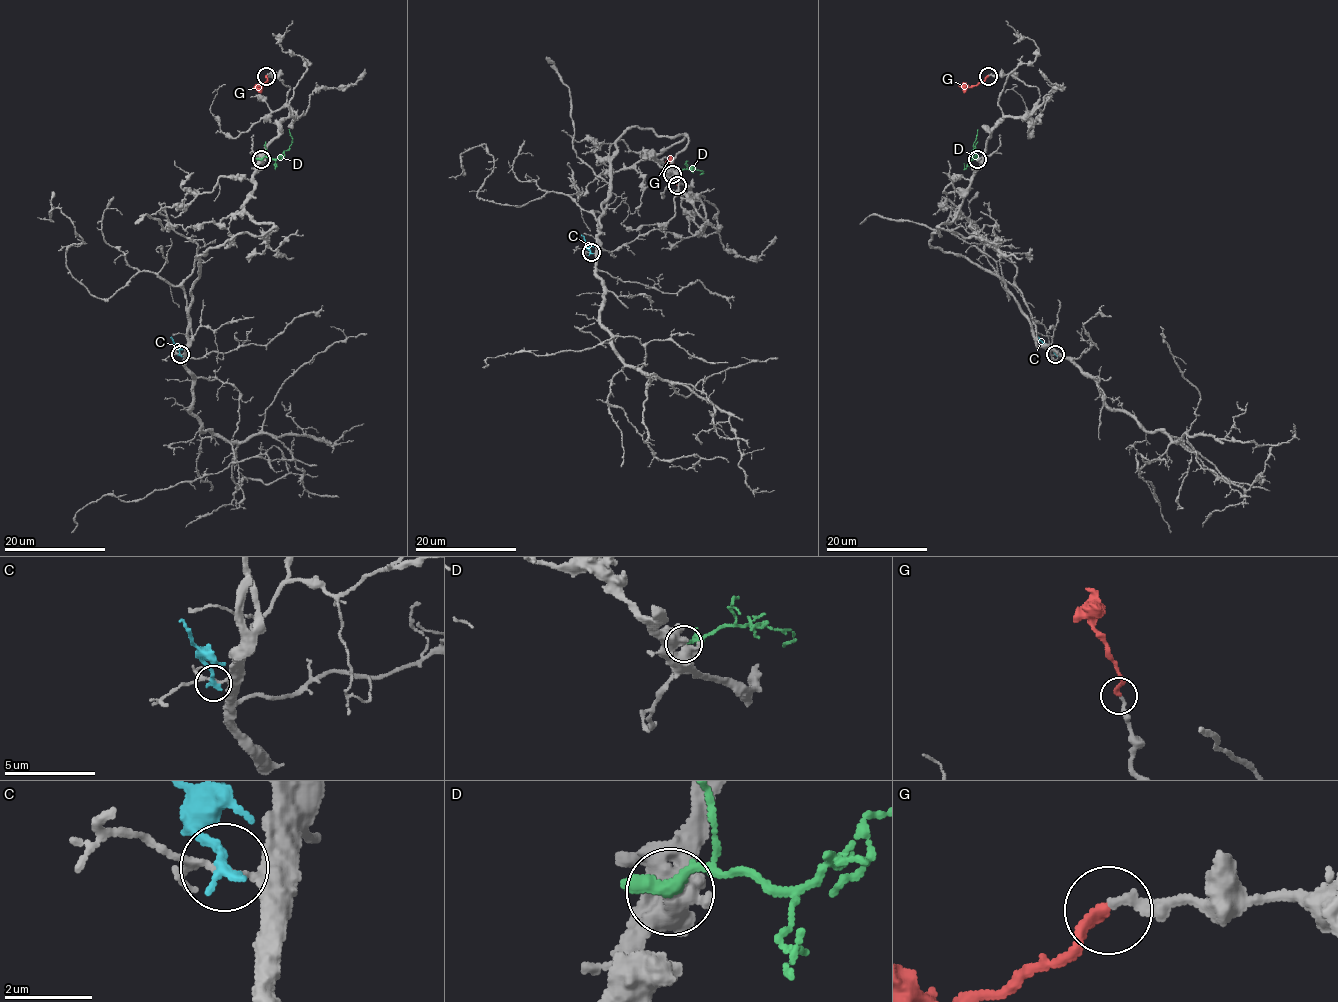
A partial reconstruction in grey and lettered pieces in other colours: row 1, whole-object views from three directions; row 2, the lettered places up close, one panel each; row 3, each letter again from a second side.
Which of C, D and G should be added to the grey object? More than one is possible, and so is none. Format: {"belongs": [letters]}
{"belongs": ["G"]}

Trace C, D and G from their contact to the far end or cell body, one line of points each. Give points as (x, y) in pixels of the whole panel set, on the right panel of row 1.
C: (1055, 355), (1037, 337)
D: (977, 160), (971, 158), (978, 129)
G: (988, 76), (975, 85), (959, 85)

